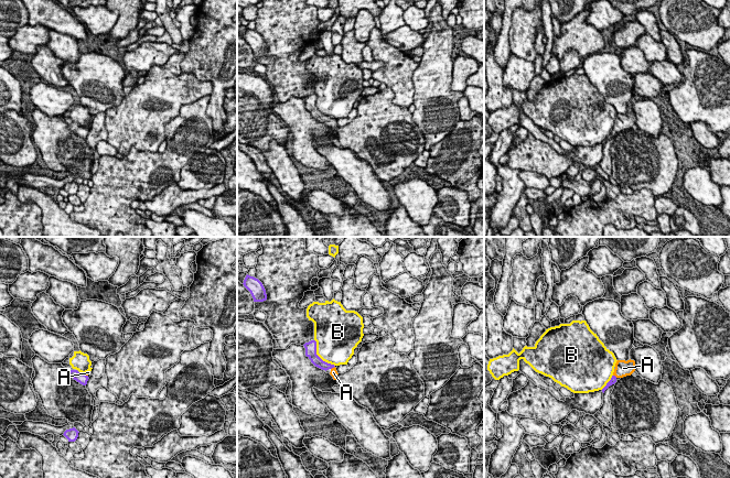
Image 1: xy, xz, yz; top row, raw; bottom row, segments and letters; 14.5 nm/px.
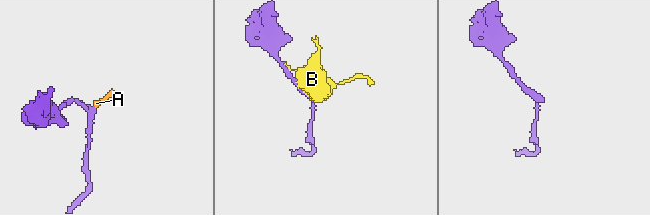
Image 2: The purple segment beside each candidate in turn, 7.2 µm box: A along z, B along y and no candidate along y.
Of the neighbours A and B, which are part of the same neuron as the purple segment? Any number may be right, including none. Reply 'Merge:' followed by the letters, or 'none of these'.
Merge: A

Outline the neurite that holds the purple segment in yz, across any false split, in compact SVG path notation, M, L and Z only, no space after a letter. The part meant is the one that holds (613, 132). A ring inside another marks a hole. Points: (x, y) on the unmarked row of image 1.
M618 113L615 117L615 122L613 126L613 129L611 133L606 137L606 139L602 142L602 145L604 144L612 138L616 135L618 131L623 131L626 129L631 129L635 124L635 115L634 113Z

